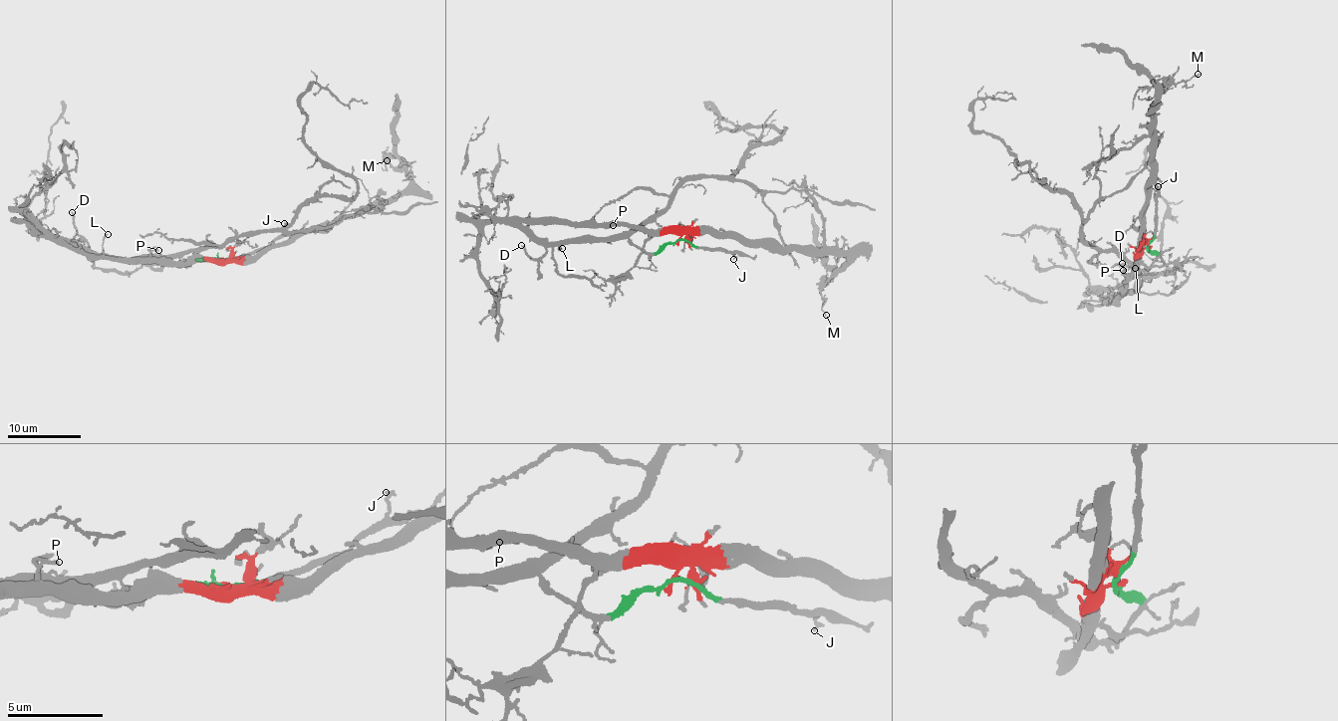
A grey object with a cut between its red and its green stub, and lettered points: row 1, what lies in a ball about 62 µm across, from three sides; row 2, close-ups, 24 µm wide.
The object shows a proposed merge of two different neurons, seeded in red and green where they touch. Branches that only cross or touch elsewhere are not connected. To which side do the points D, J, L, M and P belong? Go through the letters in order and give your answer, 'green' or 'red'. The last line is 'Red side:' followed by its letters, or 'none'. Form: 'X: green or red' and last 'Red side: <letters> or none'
D: green
J: green
L: green
M: red
P: red
Red side: M, P

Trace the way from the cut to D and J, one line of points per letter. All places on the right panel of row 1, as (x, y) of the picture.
D: (1148, 247), (1148, 251), (1157, 256), (1147, 269), (1141, 269), (1135, 292), (1140, 289), (1142, 275), (1122, 264)
J: (1148, 247), (1157, 222), (1155, 195), (1159, 187)

